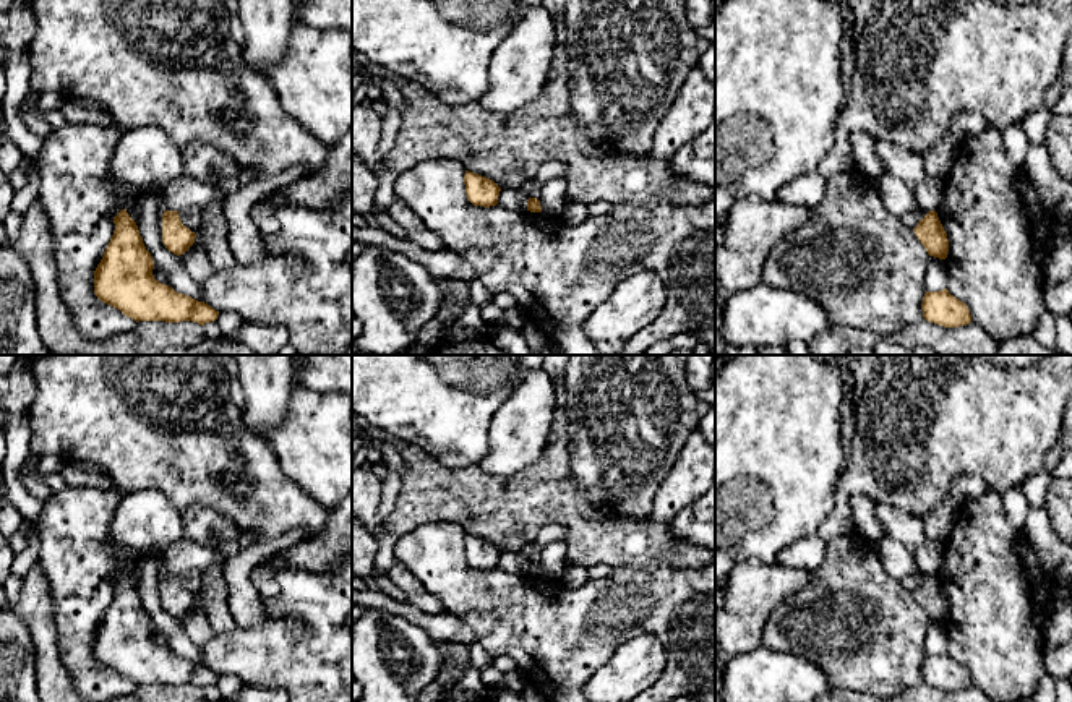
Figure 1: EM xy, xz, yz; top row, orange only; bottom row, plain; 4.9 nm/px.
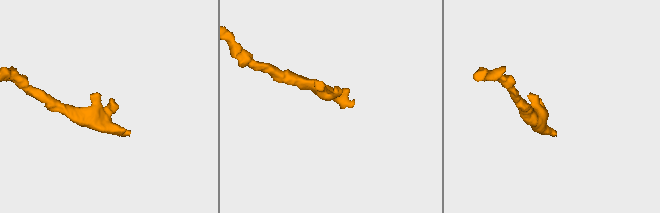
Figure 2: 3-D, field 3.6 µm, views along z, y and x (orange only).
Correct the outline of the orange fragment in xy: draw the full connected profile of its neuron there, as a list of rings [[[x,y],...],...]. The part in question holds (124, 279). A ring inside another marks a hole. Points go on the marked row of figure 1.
[[[122,209],[114,217],[115,230],[104,251],[101,263],[94,271],[94,293],[96,297],[120,310],[125,316],[138,321],[165,321],[180,323],[193,321],[201,326],[216,321],[219,311],[204,302],[198,302],[188,295],[175,292],[172,287],[154,279],[154,261],[146,250],[139,235],[136,222],[130,217],[126,209]]]

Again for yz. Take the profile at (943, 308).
[[[947,289],[926,292],[921,310],[926,321],[944,327],[958,327],[971,323],[968,306],[950,295]]]

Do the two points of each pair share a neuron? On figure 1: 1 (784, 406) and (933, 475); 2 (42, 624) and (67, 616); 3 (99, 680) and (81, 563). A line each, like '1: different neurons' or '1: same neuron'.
1: different neurons
2: different neurons
3: same neuron

